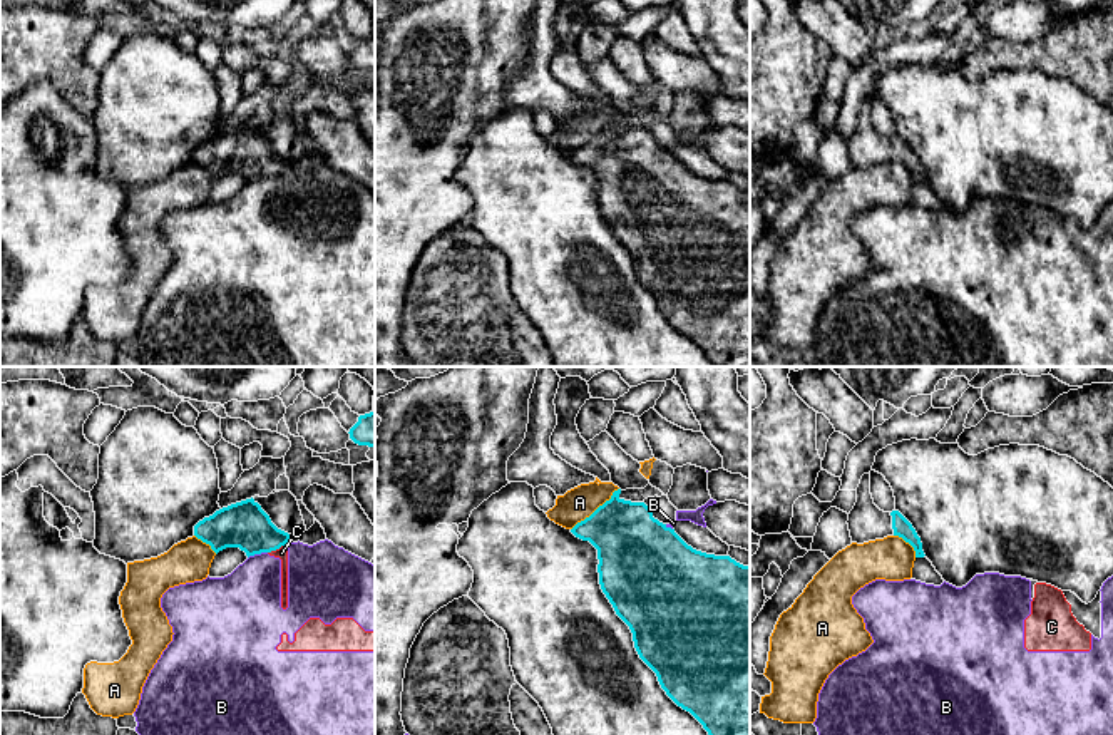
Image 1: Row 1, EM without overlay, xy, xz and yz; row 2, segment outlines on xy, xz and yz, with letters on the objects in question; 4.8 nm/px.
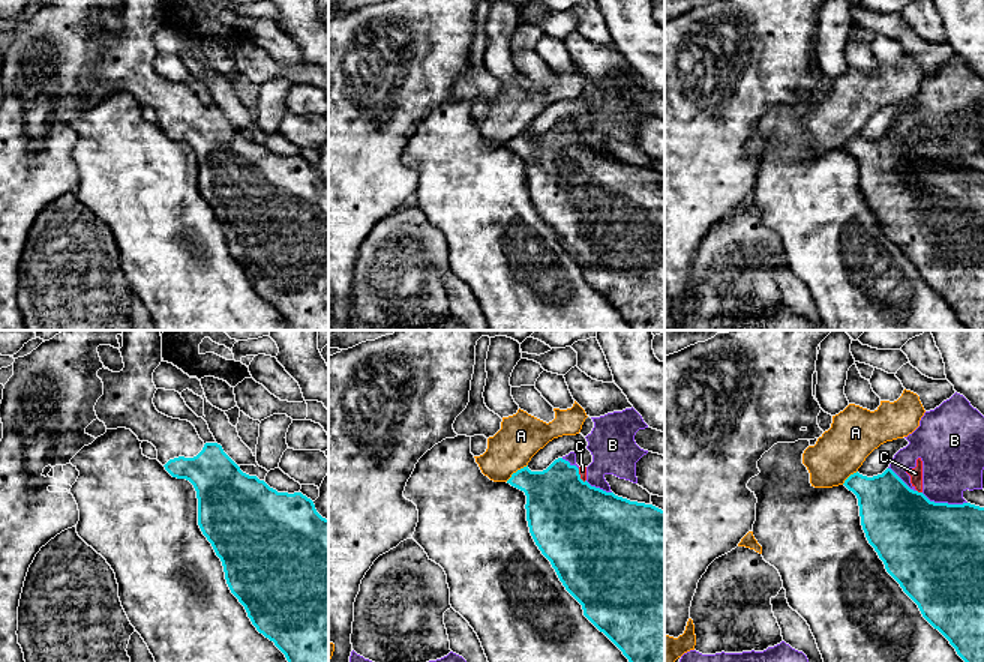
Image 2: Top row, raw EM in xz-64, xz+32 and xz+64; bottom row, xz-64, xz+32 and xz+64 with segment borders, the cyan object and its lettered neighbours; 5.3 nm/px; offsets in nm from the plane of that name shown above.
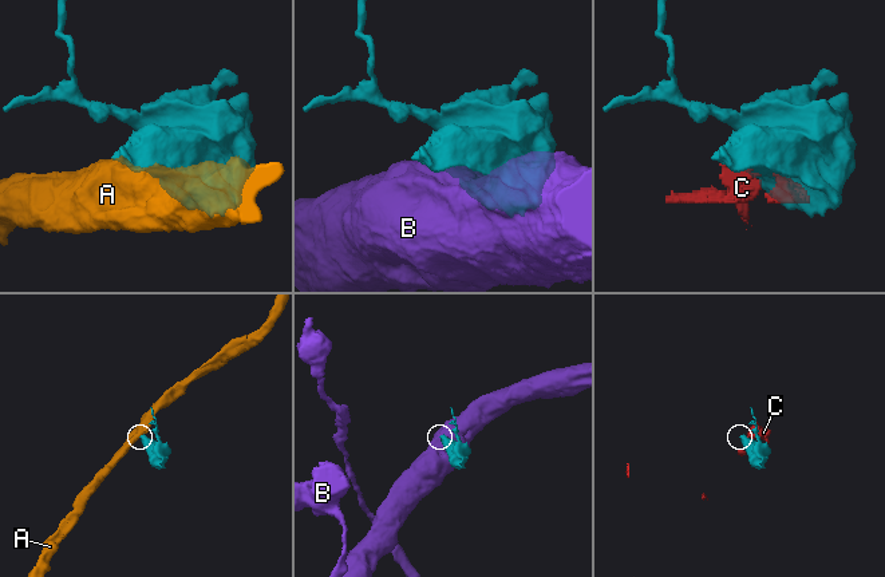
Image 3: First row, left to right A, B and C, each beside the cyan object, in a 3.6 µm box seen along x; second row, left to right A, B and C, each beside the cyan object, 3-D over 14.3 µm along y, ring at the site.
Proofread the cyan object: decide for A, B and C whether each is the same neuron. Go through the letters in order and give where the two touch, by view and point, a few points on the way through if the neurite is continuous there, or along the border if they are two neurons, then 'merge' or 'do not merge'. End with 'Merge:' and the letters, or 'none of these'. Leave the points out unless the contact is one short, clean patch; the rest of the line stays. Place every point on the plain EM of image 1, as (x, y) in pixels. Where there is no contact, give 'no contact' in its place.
A: meets cyan in xz at (596, 134); border along xz (618, 113), (571, 154); do not merge
B: meets cyan in xy at (256, 178); do not merge
C: meets cyan in xy at (276, 173); do not merge
Merge: none of these

